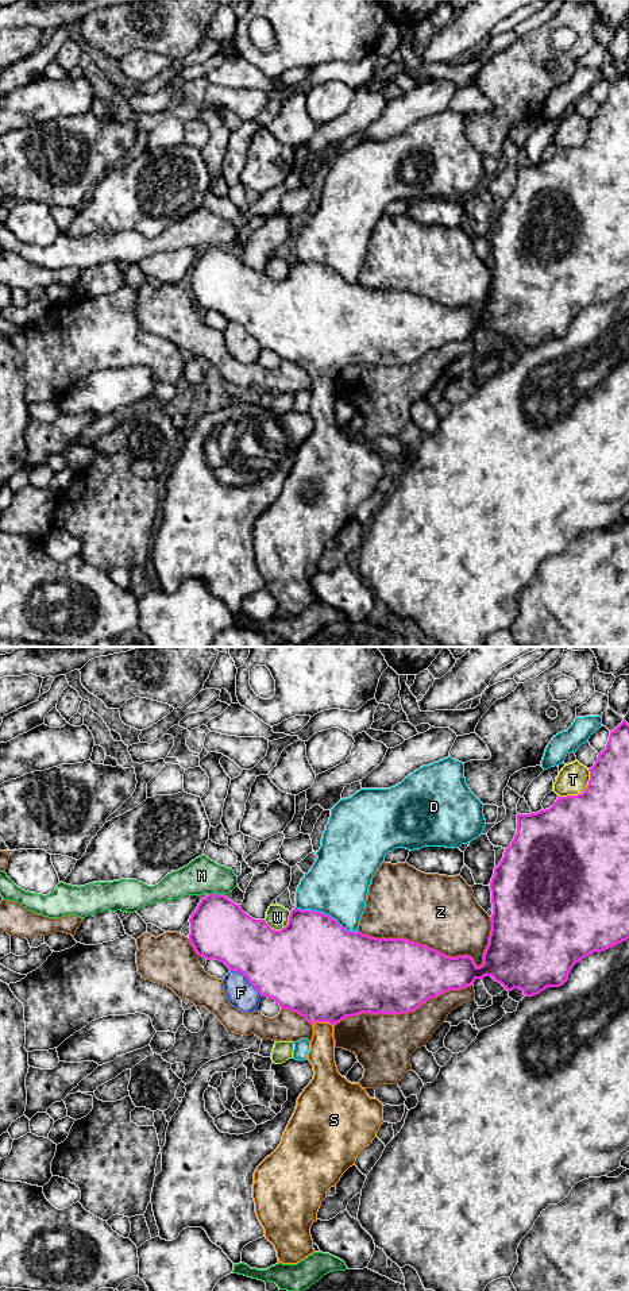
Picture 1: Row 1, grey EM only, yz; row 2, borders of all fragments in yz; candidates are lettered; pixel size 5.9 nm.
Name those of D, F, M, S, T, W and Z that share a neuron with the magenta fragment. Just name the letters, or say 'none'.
S

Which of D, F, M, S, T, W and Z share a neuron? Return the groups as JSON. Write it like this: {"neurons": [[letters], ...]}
{"neurons": [["D"], ["F"], ["M"], ["S"], ["T"], ["W"], ["Z"]]}

